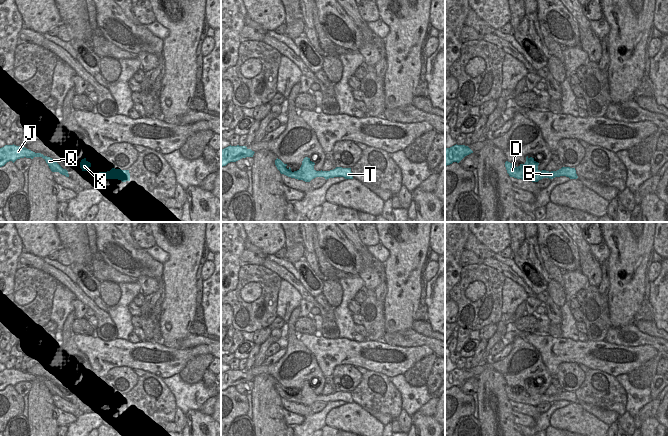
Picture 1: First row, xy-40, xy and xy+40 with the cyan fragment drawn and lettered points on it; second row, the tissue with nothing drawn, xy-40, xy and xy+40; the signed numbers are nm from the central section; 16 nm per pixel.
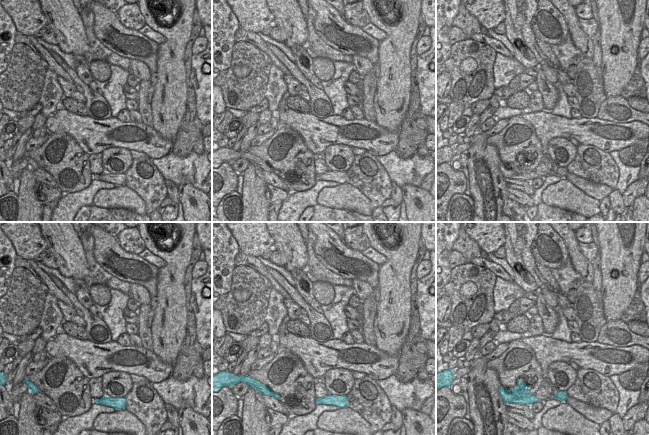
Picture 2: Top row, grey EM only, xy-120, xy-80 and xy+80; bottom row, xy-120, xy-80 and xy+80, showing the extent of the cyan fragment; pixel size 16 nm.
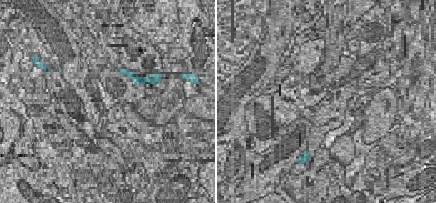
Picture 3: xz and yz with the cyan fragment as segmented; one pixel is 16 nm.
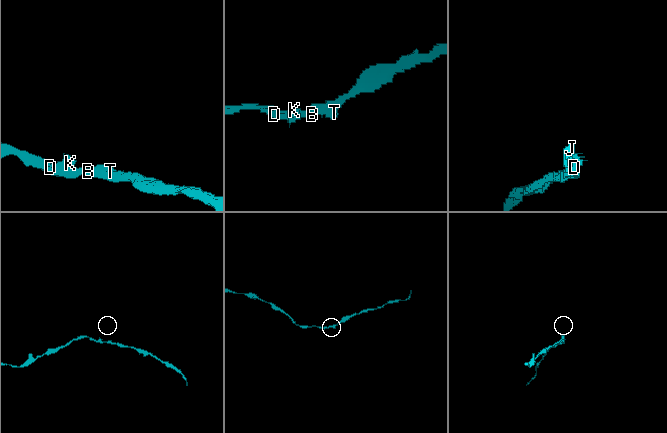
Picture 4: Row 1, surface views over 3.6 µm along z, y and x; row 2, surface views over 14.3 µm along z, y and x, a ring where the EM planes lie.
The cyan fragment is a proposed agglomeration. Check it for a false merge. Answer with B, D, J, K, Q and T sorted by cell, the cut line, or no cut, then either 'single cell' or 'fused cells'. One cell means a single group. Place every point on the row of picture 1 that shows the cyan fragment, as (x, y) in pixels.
groups B D J K Q T; cut none; single cell

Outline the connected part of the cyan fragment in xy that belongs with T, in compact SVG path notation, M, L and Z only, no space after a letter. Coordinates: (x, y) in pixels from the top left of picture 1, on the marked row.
M305 157L302 161L302 165L299 170L292 172L291 168L286 168L287 164L284 164L280 159L275 160L275 165L281 174L288 177L310 182L316 177L324 177L326 180L334 177L344 177L345 179L353 179L351 168L336 167L330 171L316 171L314 169L315 163L310 158Z

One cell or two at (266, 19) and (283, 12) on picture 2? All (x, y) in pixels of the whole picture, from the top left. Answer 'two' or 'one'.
two

